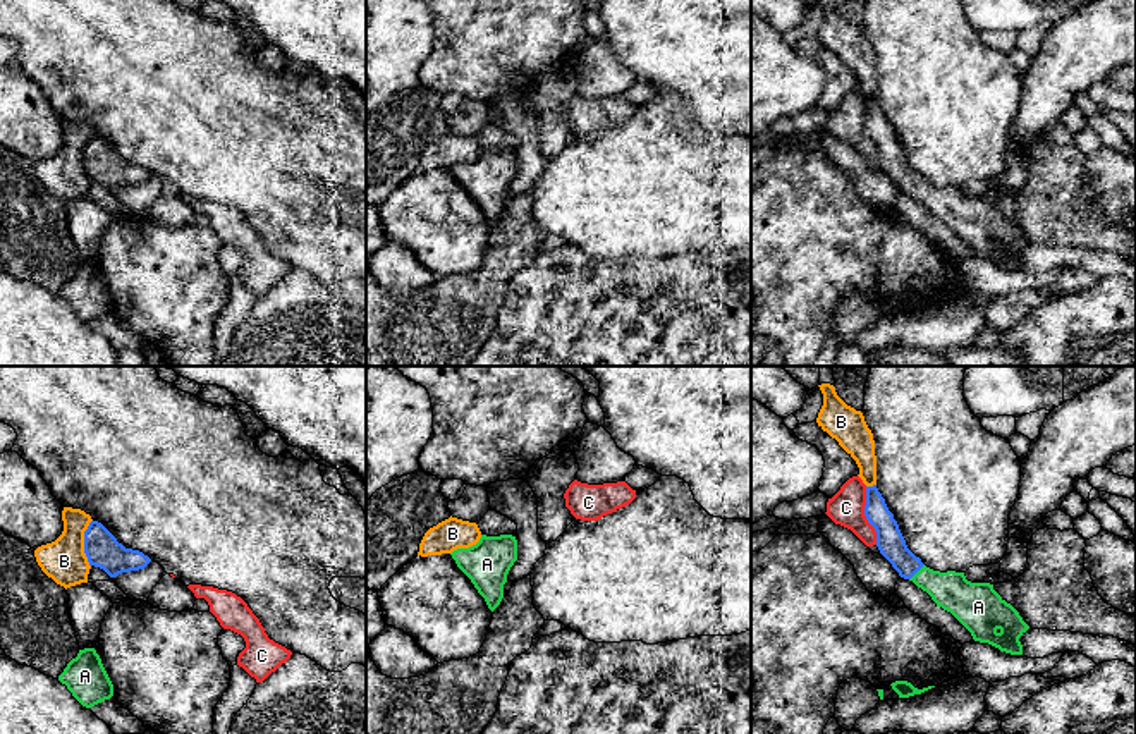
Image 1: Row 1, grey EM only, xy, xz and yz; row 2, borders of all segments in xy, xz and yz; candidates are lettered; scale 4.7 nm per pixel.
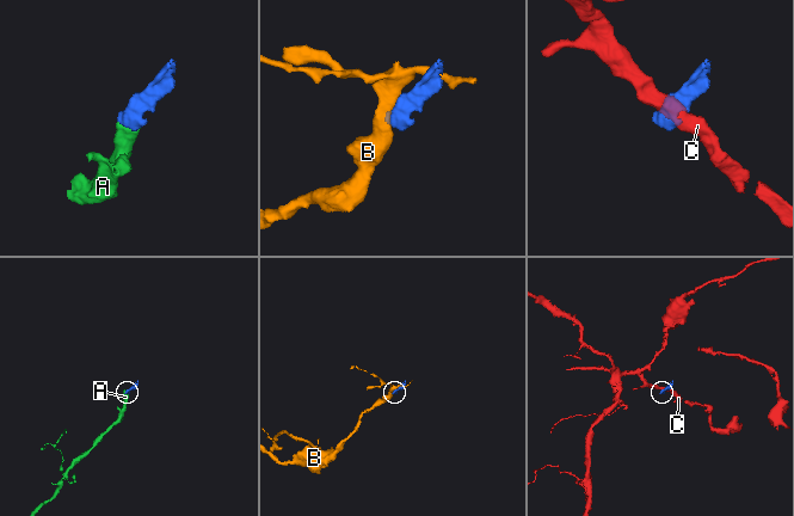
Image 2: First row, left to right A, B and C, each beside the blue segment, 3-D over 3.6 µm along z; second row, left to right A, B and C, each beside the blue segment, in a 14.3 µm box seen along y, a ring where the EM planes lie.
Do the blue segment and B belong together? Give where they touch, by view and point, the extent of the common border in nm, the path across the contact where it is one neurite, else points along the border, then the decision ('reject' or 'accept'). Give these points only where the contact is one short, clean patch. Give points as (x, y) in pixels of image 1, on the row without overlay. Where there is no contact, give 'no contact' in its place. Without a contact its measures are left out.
meets blue in xy at (85, 159); contact 220 nm long; reject

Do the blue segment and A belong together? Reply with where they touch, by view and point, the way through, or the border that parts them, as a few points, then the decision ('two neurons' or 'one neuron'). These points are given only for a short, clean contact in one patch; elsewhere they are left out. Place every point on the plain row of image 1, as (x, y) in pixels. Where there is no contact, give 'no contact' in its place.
meets blue in yz at (916, 186); runs through yz (891, 157), (916, 186), (951, 205); one neuron

